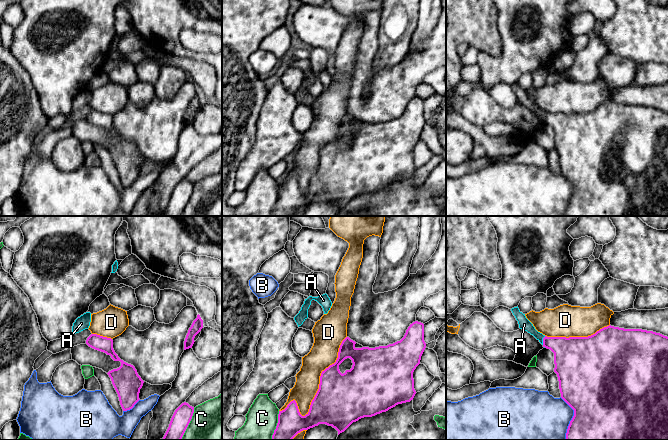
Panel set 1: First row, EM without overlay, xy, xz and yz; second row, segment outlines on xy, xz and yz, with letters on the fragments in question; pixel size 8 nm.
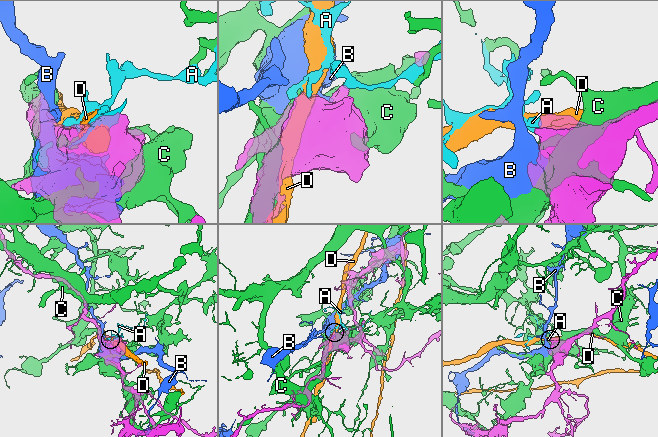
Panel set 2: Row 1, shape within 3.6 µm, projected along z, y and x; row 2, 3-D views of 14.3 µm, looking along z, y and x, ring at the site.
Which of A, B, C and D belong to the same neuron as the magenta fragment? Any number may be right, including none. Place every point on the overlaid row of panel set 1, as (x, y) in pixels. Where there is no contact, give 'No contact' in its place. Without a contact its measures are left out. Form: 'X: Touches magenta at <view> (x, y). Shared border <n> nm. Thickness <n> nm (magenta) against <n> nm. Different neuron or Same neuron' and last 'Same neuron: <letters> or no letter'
A: Touches magenta at yz (543, 340). Shared border 80 nm. Thickness 280 nm (magenta) against 90 nm. Same neuron
B: Touches magenta at yz (572, 418). Shared border 340 nm. Thickness 500 nm (magenta) against 440 nm. Different neuron
C: Touches magenta at xy (188, 424). Shared border 280 nm. Thickness 150 nm (magenta) against 500 nm. Different neuron
D: Touches magenta at xz (317, 391). Shared border 800 nm. Thickness 400 nm (magenta) against 190 nm. Different neuron
Same neuron: A

